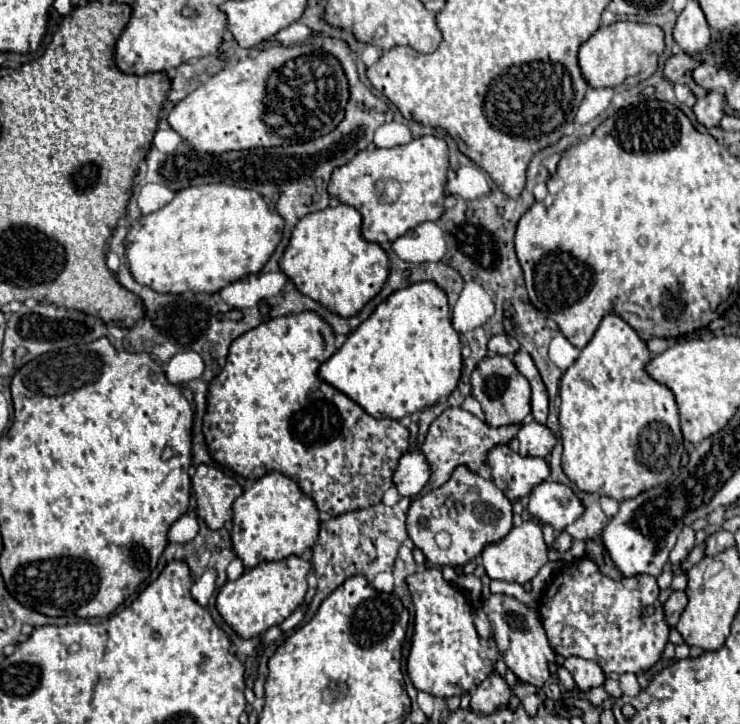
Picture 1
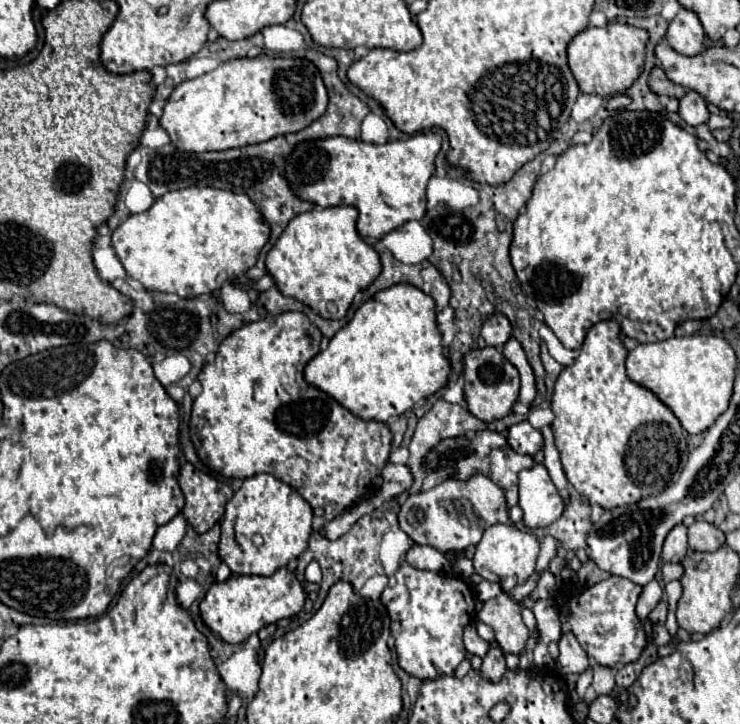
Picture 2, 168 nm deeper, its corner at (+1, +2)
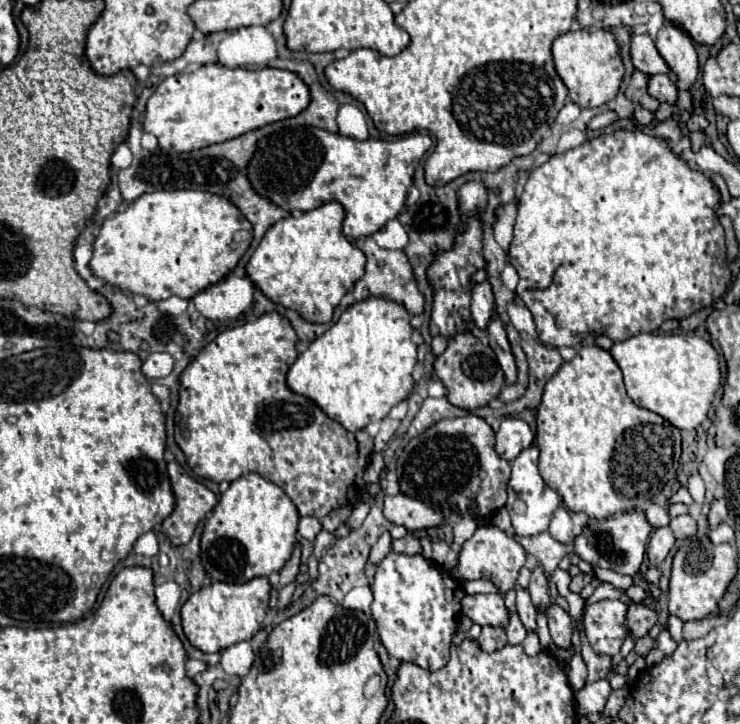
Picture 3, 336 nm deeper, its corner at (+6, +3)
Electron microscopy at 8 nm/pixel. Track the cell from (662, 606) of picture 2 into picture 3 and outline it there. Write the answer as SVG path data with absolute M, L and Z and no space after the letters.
M627 600L627 614L625 614L625 628L633 640L647 636L649 628L657 624L657 614L651 606L633 604Z

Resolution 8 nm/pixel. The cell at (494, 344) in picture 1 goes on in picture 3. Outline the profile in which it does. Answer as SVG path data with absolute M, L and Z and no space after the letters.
M481 282L473 286L473 298L471 298L471 316L473 322L477 324L477 328L487 328L489 318L495 310L495 302L493 302L493 290L489 286L489 282Z

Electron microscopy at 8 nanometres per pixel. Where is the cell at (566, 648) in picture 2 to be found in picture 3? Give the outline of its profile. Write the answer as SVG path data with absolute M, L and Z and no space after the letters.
M553 602L547 608L543 608L543 612L547 614L549 632L551 632L551 638L553 638L555 646L567 648L571 644L571 632L573 632L569 614L561 606L557 606Z

